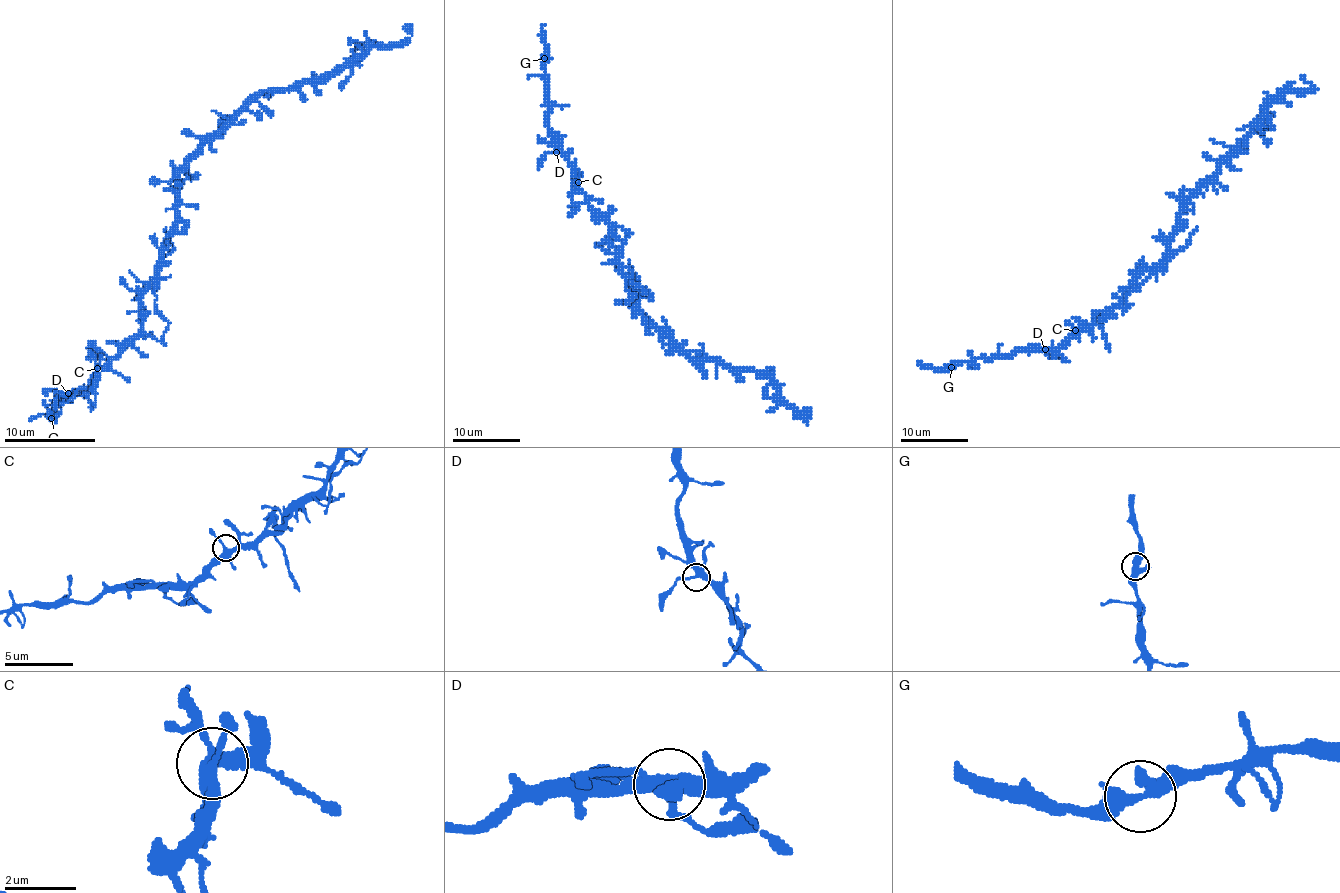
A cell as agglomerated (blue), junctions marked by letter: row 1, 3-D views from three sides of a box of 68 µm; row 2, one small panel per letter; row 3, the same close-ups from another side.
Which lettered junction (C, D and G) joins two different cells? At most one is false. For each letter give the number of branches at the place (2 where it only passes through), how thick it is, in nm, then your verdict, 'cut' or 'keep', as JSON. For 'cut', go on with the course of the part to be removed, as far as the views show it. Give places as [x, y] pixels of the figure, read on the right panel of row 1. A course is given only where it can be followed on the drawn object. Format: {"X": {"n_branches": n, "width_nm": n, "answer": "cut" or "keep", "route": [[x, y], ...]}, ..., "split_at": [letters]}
{"C": {"n_branches": 4, "width_nm": 320, "answer": "keep"}, "D": {"n_branches": 4, "width_nm": 340, "answer": "keep"}, "G": {"n_branches": 4, "width_nm": 340, "answer": "keep"}, "split_at": []}

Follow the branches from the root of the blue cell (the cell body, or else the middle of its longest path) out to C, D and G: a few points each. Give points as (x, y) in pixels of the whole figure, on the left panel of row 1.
C: (164, 252), (159, 273), (141, 298), (141, 329), (118, 357), (97, 368)
D: (164, 252), (159, 273), (141, 298), (141, 329), (118, 357), (97, 371), (97, 380), (86, 391), (68, 393)
G: (164, 252), (159, 273), (141, 298), (141, 329), (97, 371), (97, 380), (86, 391), (59, 396), (52, 418)

